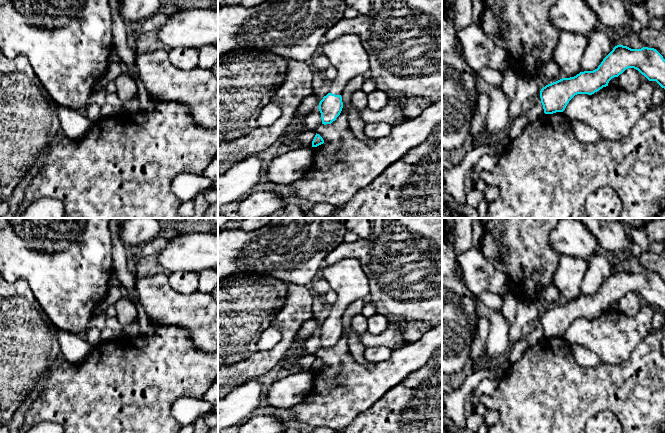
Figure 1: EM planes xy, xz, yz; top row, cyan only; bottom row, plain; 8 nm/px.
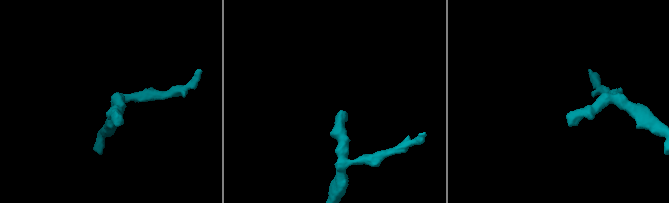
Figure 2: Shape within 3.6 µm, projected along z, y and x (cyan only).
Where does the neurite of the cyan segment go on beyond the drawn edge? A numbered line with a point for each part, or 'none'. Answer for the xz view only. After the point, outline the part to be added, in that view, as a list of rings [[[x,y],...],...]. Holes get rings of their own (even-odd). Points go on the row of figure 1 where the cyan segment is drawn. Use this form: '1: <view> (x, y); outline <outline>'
1: xz (346, 53); outline [[[346,33],[333,41],[323,41],[322,54],[338,71],[330,84],[330,93],[335,95],[341,95],[351,79],[370,68],[369,56],[360,38],[354,34]]]

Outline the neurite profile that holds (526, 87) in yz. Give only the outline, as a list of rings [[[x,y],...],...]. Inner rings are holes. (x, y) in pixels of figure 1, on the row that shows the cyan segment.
[[[519,76],[516,82],[516,94],[509,107],[510,125],[508,136],[513,140],[523,132],[529,123],[523,112],[523,103],[541,91],[541,84],[534,77]]]

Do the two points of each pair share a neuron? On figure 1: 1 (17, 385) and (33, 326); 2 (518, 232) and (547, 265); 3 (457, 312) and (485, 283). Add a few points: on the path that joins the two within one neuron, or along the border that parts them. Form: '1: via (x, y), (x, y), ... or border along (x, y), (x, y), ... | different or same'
1: via (17, 370), (18, 341) | same
2: via (526, 240), (528, 246), (539, 257) | same
3: border along (462, 276), (464, 285), (476, 298) | different

